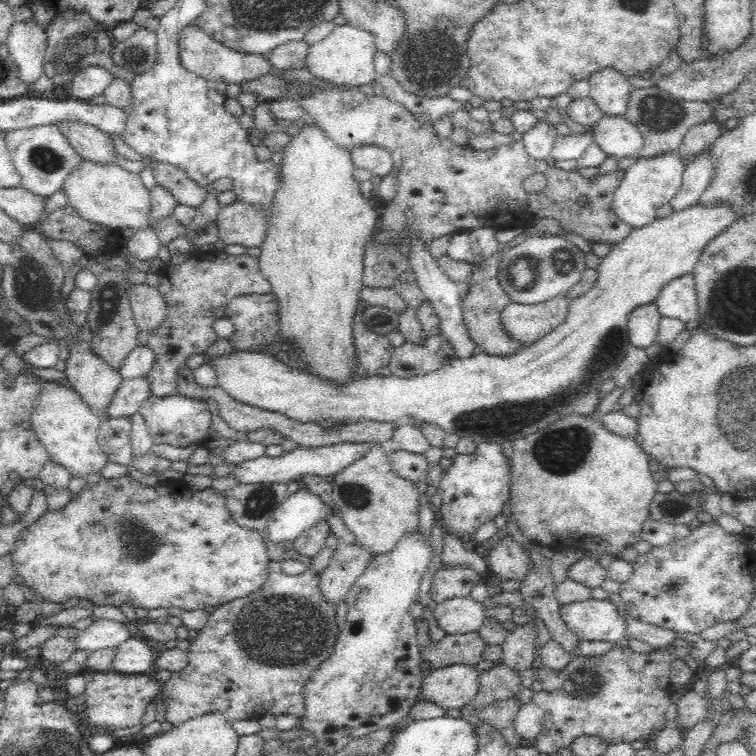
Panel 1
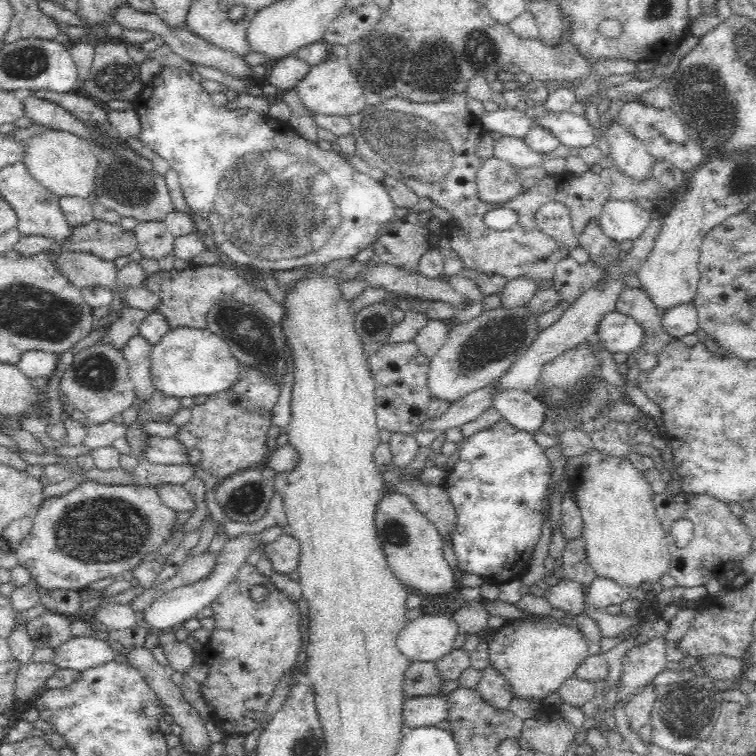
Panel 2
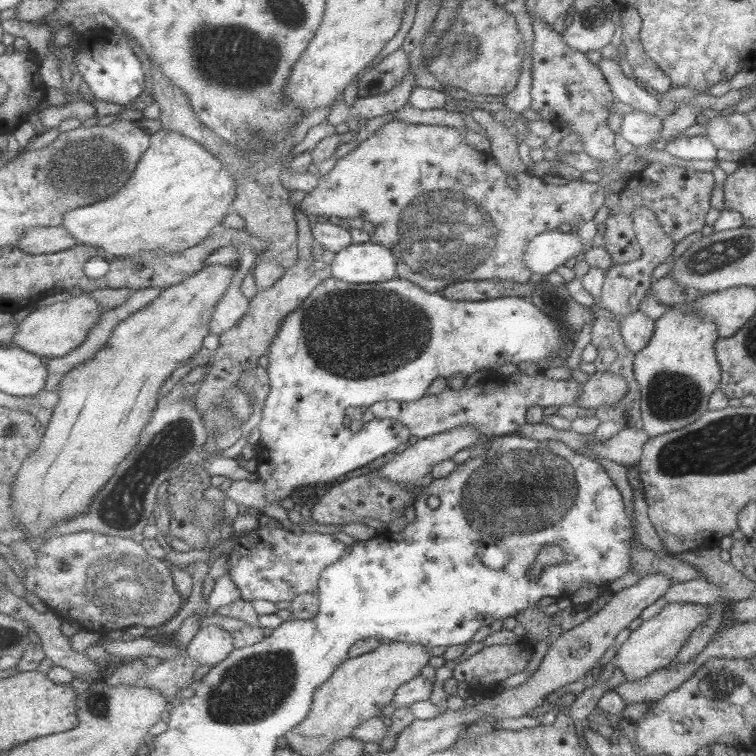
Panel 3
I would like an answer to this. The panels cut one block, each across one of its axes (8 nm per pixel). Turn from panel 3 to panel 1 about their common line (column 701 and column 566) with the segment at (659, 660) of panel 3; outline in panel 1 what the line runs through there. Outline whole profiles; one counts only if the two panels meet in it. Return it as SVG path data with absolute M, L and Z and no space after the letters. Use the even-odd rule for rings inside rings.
M586 600L564 605L562 619L584 640L605 640L619 644L627 639L627 622L610 600Z

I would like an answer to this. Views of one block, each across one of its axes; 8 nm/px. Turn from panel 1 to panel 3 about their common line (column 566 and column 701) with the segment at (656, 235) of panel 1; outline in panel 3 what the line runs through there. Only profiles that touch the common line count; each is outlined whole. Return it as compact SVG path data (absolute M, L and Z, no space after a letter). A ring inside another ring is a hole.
M667 305L667 309L663 312L663 315L654 321L654 332L651 339L647 342L645 348L634 354L632 366L634 378L640 391L640 421L642 422L642 430L648 438L683 428L694 420L697 420L706 411L710 395L718 389L721 380L720 367L717 363L717 358L715 358L715 350L713 348L715 341L718 339L719 335L717 334L717 330L715 330L715 324L711 320L707 320L707 317L701 317L697 312L693 312L693 309L690 309L687 305Z

